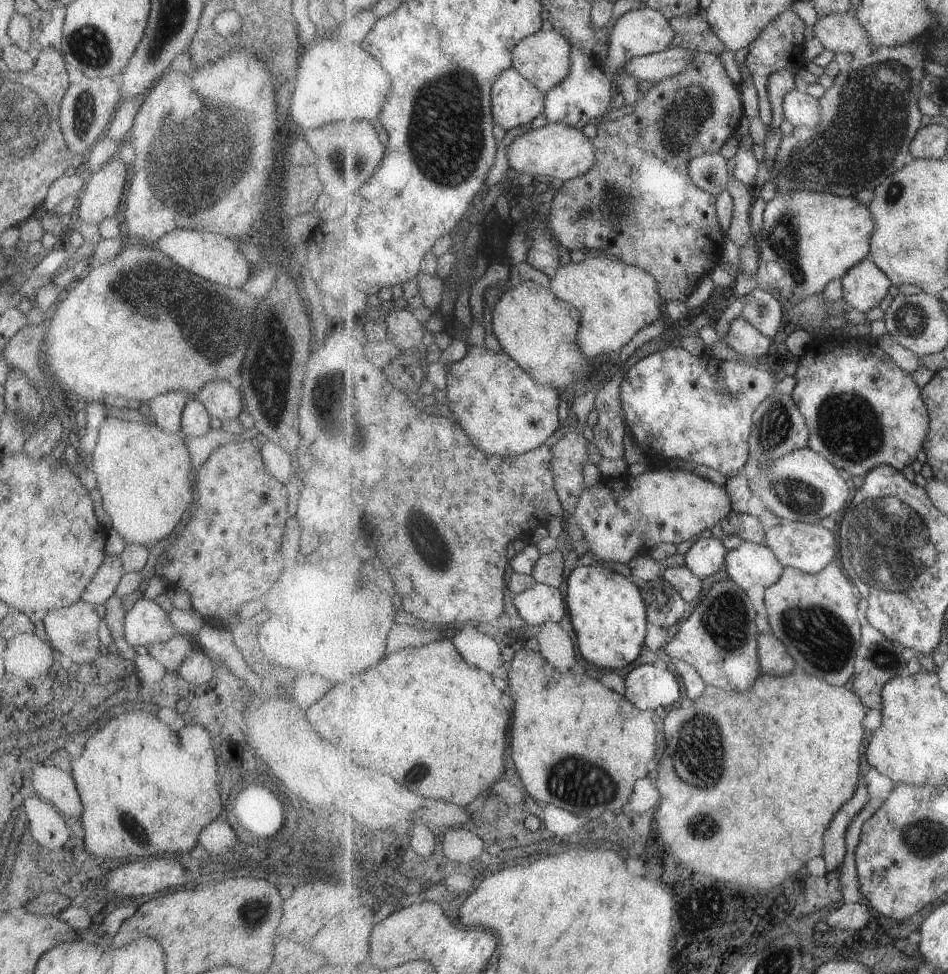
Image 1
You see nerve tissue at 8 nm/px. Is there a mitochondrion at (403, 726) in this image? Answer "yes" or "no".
no

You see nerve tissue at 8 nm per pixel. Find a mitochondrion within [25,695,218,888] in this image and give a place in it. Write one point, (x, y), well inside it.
(135, 826)

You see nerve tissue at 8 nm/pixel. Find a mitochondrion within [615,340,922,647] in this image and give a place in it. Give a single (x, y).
(847, 425)

